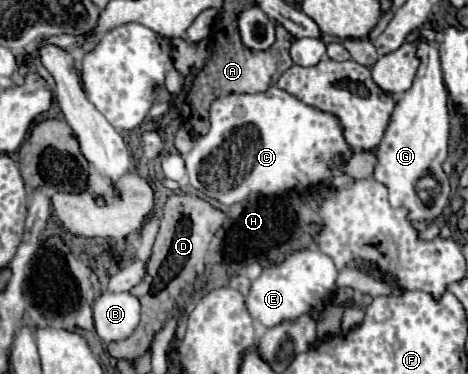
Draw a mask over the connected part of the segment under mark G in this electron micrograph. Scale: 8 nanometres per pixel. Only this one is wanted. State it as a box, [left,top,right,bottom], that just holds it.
[373,42,451,222]

